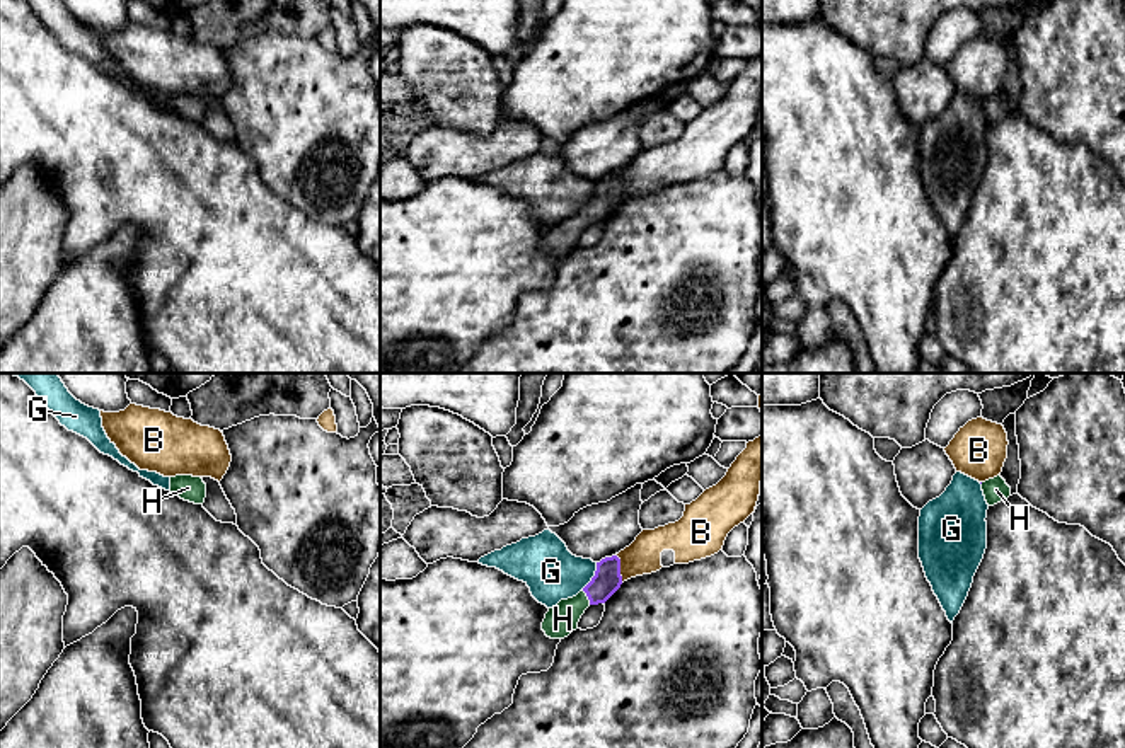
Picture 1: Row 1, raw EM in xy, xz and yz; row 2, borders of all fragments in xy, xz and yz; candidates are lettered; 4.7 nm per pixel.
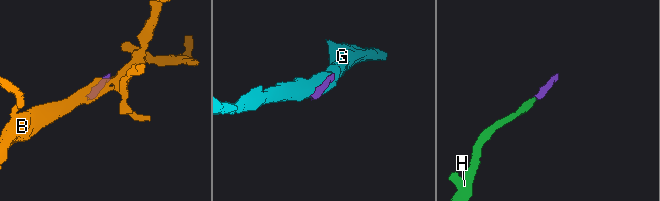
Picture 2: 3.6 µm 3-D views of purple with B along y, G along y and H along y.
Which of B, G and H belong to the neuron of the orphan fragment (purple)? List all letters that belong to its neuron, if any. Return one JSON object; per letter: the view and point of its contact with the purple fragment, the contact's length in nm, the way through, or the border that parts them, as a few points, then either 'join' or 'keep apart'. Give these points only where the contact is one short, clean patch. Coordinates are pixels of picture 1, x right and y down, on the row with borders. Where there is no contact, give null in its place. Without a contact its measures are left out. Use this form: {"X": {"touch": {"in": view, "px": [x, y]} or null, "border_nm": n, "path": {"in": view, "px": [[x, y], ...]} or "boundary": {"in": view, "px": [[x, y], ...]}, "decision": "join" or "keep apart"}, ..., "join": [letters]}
{"B": {"touch": {"in": "xz", "px": [619, 568]}, "border_nm": 140, "boundary": {"in": "xz", "px": [[616, 554], [623, 581]]}, "decision": "keep apart"}, "G": {"touch": {"in": "xz", "px": [594, 576]}, "border_nm": 150, "decision": "keep apart"}, "H": {"touch": {"in": "xz", "px": [587, 595]}, "border_nm": 80, "path": {"in": "xz", "px": [[607, 580], [587, 595], [563, 619]]}, "decision": "join"}, "join": ["H"]}

